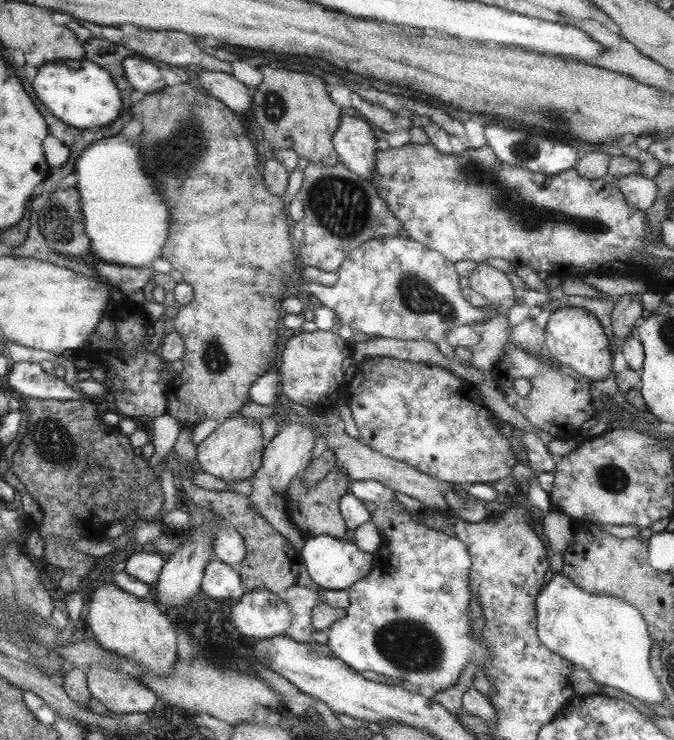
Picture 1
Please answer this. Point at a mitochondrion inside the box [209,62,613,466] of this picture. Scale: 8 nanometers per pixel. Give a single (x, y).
(523, 212)

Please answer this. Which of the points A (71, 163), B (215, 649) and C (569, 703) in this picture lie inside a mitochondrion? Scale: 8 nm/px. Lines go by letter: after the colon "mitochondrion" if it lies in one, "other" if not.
A: other
B: other
C: other

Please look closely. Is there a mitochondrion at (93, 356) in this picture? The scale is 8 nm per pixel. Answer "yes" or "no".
no

